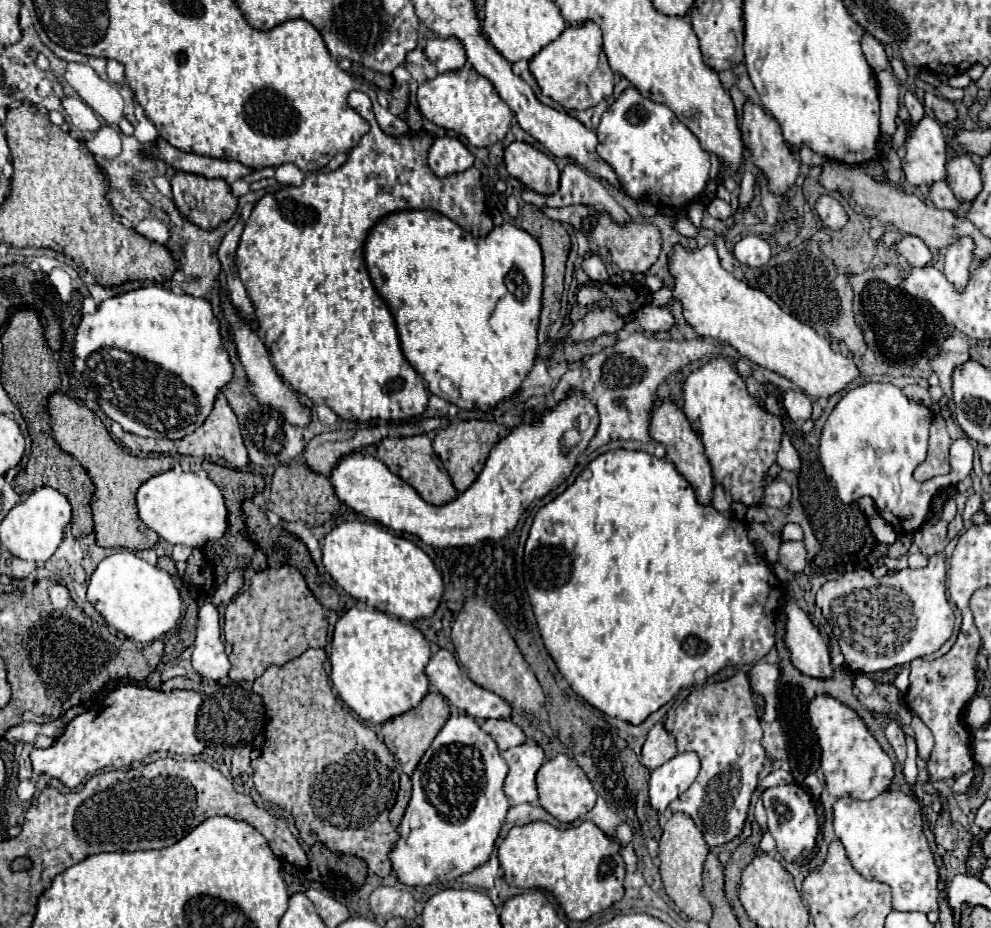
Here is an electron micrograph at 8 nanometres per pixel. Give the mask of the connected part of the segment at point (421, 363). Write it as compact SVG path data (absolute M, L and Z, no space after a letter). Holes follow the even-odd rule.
M402 210L402 212L392 212L390 216L384 216L378 224L374 224L374 228L370 228L370 232L366 236L366 244L364 244L364 262L366 262L366 268L368 268L368 274L372 278L374 288L384 298L384 302L388 304L388 308L394 316L400 346L402 346L406 360L426 380L432 394L436 394L436 396L440 396L440 398L444 398L444 400L448 400L448 402L452 402L464 410L472 410L472 408L488 410L488 408L496 406L498 402L502 402L502 400L506 400L518 392L518 386L524 382L524 378L528 376L528 372L534 366L534 356L536 356L536 348L538 348L536 330L538 330L540 302L542 302L542 250L540 250L540 244L526 230L522 230L510 222L504 222L502 226L494 226L488 236L474 238L472 234L462 230L456 222L452 222L450 218L446 218L440 212L434 212L434 210ZM442 378L448 378L456 386L456 392L454 392L456 396L440 390Z

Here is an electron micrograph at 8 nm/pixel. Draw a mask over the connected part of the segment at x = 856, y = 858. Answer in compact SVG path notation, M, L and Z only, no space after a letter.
M886 790L874 800L862 802L854 798L838 798L832 806L834 832L846 848L856 872L866 880L878 880L892 886L892 904L900 912L932 912L938 910L938 868L934 854L922 834L920 804L900 792Z

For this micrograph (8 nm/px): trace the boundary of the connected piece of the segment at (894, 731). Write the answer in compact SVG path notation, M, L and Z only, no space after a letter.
M894 720L888 722L888 726L886 726L886 738L892 744L892 748L894 748L896 756L898 756L898 760L900 760L900 764L904 764L904 760L906 760L906 736L904 736L904 732L902 732L902 728L900 728L898 722L894 722Z

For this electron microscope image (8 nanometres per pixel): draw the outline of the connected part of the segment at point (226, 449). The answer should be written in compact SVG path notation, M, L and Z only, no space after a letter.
M218 394L214 408L210 412L210 416L204 420L202 426L198 426L190 436L184 436L182 440L154 440L154 438L142 438L142 436L134 436L126 430L122 430L120 424L112 424L110 432L116 440L120 440L126 448L130 450L140 450L140 452L154 452L154 454L168 454L168 452L176 452L176 454L188 454L188 456L202 456L202 458L224 458L226 462L230 462L234 468L244 468L248 464L248 452L246 446L242 442L242 434L238 428L238 420L228 404L228 400Z

